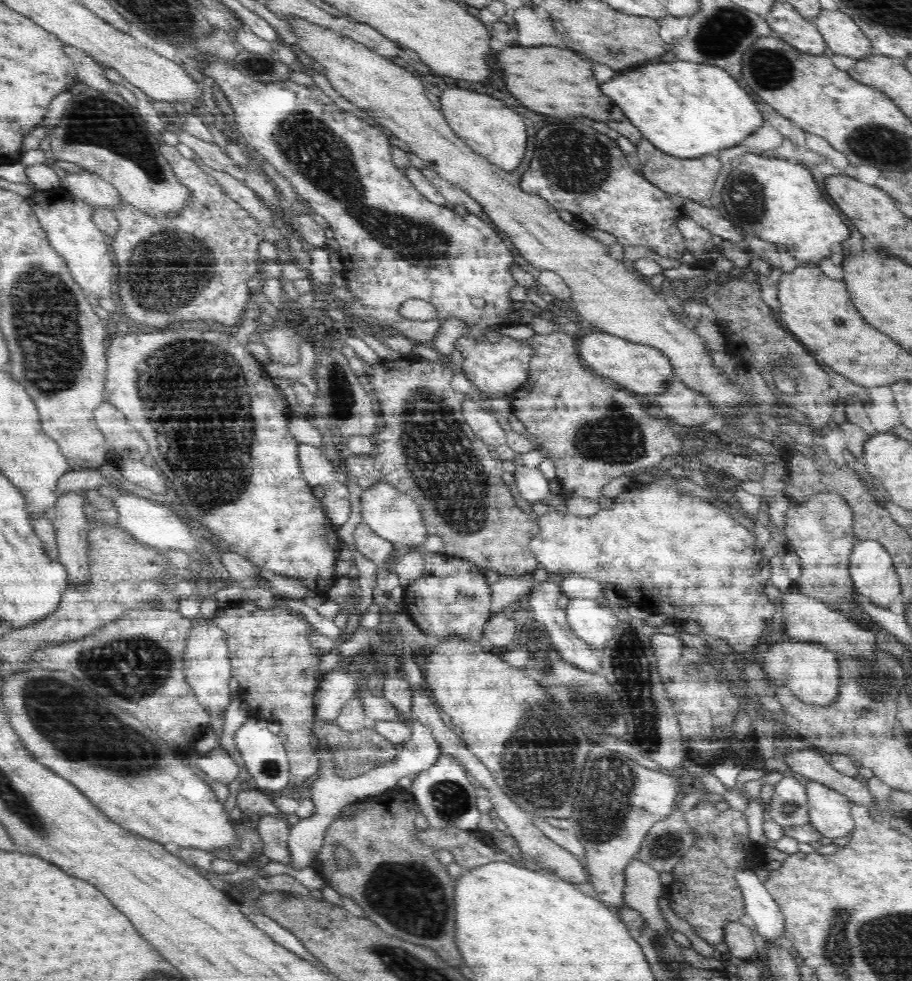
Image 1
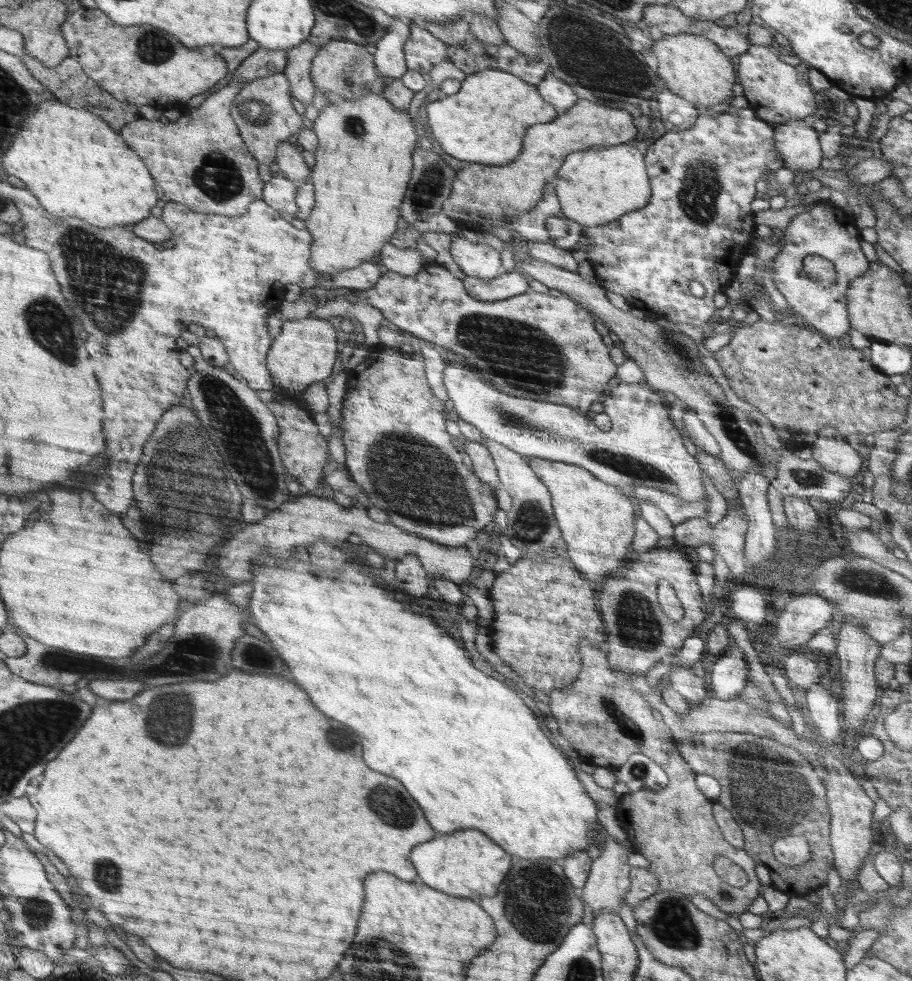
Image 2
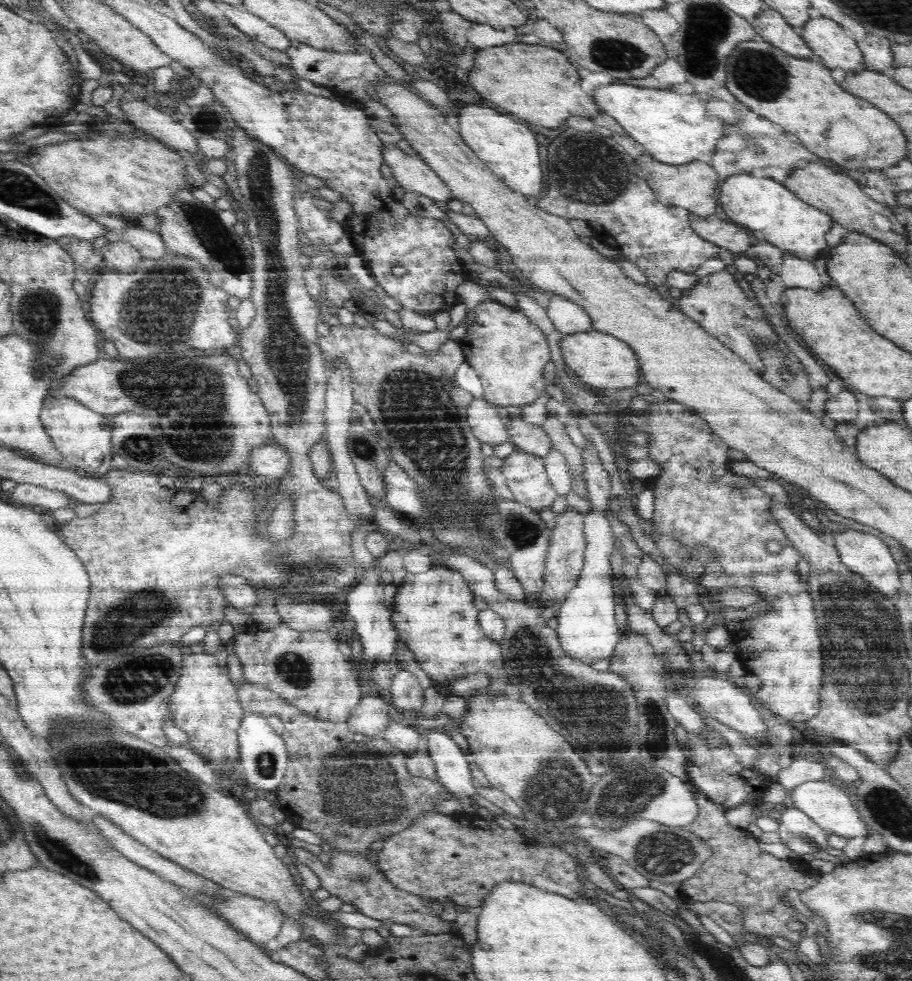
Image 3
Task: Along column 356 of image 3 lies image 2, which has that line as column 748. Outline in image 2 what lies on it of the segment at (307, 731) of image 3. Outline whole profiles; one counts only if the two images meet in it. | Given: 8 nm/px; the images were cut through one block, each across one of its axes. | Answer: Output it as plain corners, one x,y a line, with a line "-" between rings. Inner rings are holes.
674,711
663,716
663,721
674,734
678,741
679,752
691,765
692,770
719,780
721,795
716,802
724,805
724,808
738,822
743,830
743,837
748,840
748,848
750,844
760,846
761,850
746,850
746,853
750,854
750,857
756,856
756,864
763,864
770,870
771,887
788,893
791,897
804,897
809,893
816,893
816,889
828,881
828,873
832,872
833,864
836,862
831,842
831,804
828,804
825,780
822,779
822,771
817,768
817,765
812,764
812,761
803,756
803,752
800,752
799,749
782,744
771,737
762,737
748,732
742,732
742,734
734,734
732,731
692,732
683,727
681,718
-
800,834
810,843
810,859
799,866
786,866
778,862
769,847
779,839

